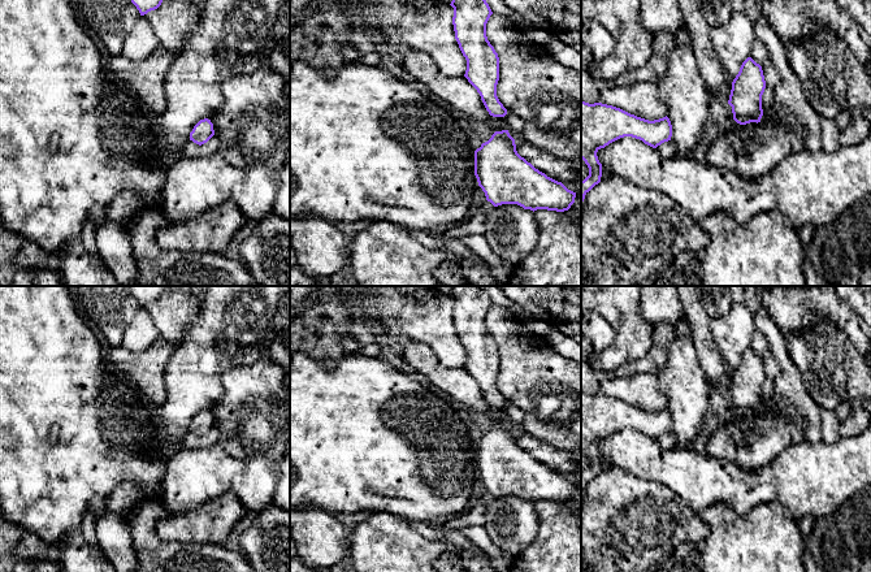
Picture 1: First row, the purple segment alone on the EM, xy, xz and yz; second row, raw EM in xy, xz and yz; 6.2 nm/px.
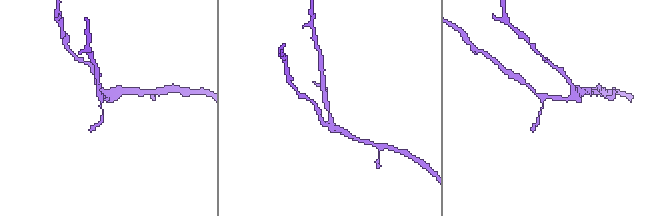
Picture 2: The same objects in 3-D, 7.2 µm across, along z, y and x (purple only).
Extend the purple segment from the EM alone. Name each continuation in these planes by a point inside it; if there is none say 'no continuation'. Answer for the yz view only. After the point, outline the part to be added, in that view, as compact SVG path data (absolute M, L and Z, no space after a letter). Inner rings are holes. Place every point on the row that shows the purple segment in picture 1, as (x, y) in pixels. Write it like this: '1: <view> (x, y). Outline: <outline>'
no continuation

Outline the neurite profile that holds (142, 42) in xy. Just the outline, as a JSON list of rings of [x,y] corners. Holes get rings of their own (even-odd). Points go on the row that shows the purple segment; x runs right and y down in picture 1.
[[[140,17],[133,31],[124,39],[121,55],[130,61],[142,61],[161,47],[151,23]]]

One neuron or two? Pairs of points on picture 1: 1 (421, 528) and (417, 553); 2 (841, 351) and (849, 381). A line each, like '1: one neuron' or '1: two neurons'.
1: two neurons
2: one neuron

